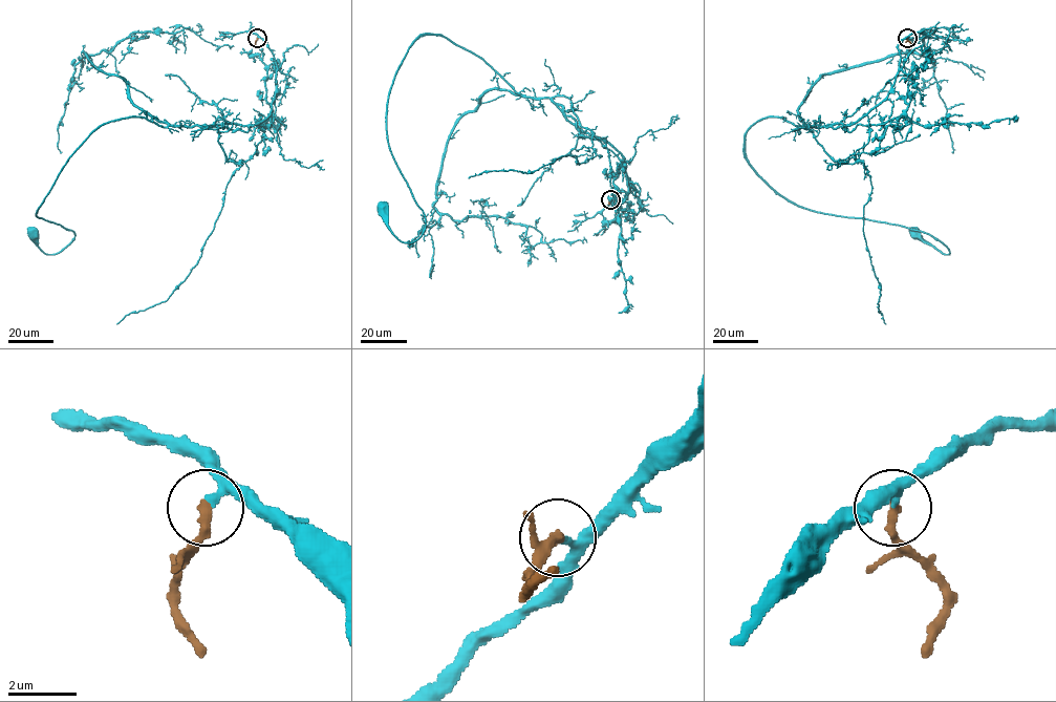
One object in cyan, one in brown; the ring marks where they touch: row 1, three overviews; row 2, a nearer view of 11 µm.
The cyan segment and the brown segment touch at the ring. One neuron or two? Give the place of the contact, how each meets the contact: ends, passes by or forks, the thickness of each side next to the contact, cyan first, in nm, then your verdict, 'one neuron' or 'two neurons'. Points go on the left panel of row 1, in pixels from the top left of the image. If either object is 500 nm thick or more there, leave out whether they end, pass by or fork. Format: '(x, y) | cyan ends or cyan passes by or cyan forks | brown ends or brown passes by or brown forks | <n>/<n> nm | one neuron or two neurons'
(257, 38) | cyan passes by | brown ends | 240/300 nm | one neuron

